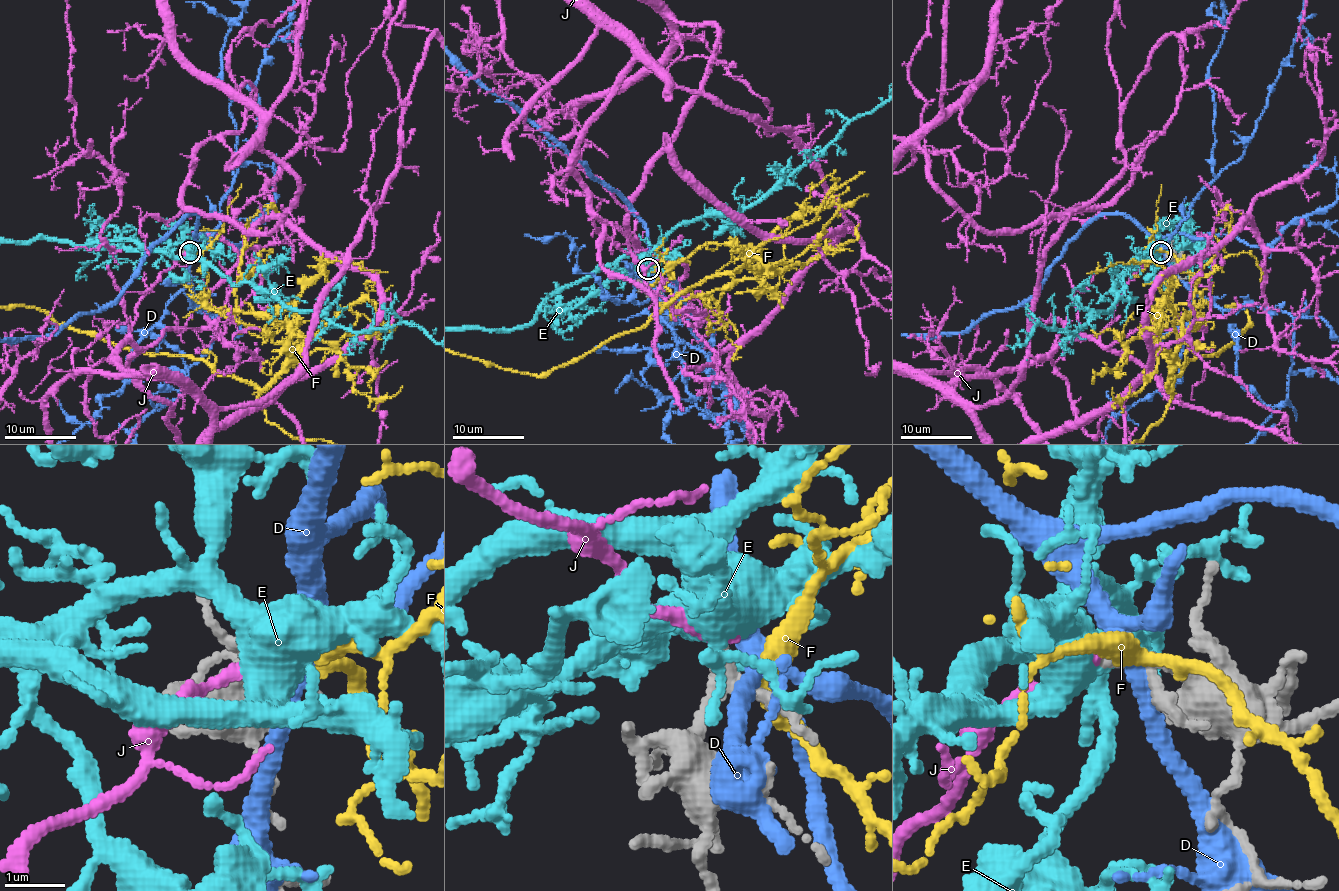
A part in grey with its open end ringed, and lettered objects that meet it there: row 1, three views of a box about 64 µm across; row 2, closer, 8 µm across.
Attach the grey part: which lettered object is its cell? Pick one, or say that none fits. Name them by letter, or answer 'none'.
E

